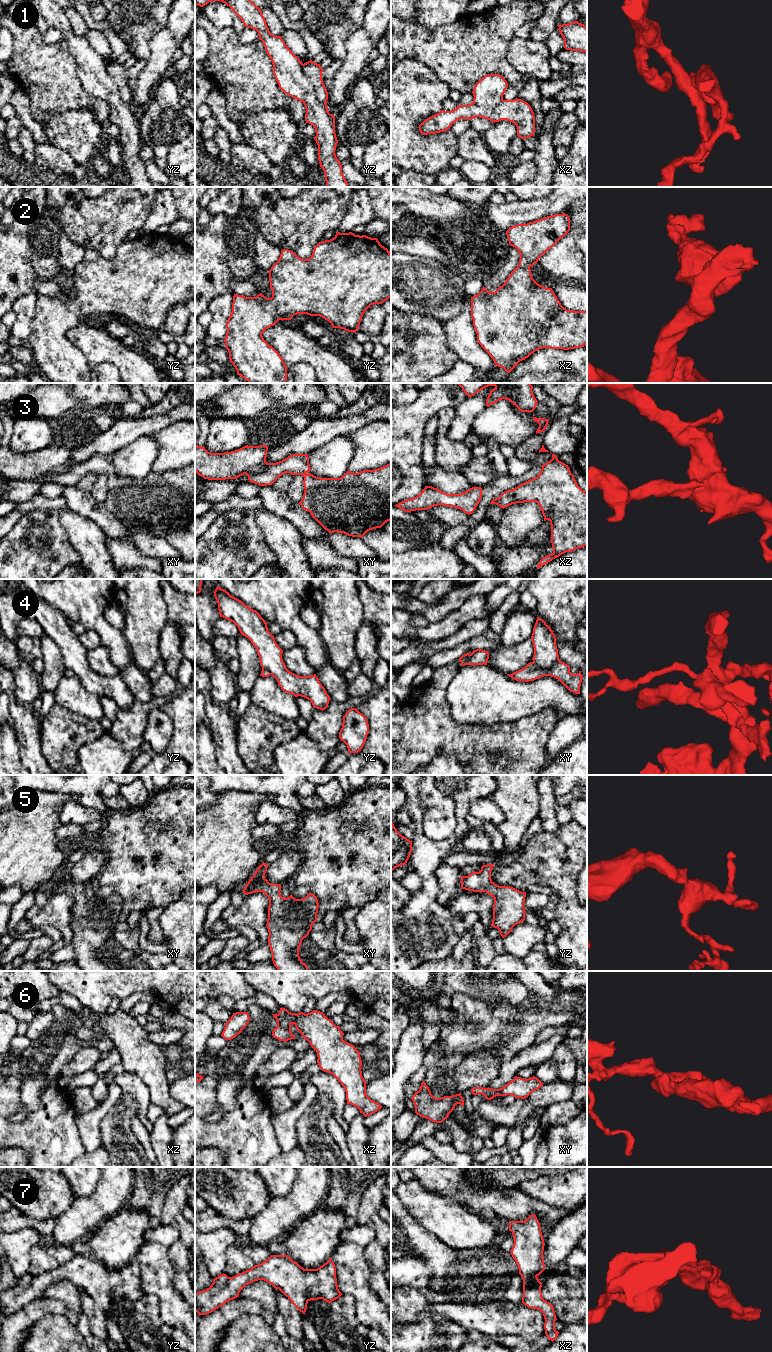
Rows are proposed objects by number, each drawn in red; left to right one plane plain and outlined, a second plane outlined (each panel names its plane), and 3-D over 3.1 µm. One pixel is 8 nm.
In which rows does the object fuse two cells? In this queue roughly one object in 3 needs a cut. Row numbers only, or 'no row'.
no row

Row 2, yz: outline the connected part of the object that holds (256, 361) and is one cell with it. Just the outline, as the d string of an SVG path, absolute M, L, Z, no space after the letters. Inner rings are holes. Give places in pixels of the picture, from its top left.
M336 232L334 238L319 242L313 250L309 259L302 259L297 256L293 251L288 249L281 250L278 261L269 270L269 282L272 290L272 297L267 298L262 293L256 297L245 297L242 295L234 294L232 303L232 312L226 323L227 333L224 339L225 348L229 352L230 362L235 367L237 374L244 378L249 383L286 383L287 381L287 366L285 365L279 353L270 346L263 338L263 332L275 325L279 320L291 320L294 315L307 314L310 316L320 316L331 323L333 328L344 329L348 332L355 333L358 330L365 311L374 304L382 304L384 301L391 298L391 253L387 248L382 246L377 238L371 238L366 235L355 235L352 232L340 233Z

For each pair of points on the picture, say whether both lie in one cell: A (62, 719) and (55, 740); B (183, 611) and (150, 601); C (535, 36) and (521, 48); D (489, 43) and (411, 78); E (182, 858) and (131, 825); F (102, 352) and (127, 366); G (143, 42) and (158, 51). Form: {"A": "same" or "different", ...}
{"A": "same", "B": "different", "C": "different", "D": "different", "E": "same", "F": "same", "G": "different"}

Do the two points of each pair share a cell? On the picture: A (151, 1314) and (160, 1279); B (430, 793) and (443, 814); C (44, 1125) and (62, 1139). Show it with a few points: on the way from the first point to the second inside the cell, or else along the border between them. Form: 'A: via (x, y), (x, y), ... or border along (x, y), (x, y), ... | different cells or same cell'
A: border along (147, 1293), (158, 1299), (161, 1319) | different cells
B: via (432, 798), (439, 809) | same cell
C: via (48, 1129), (58, 1139) | same cell

